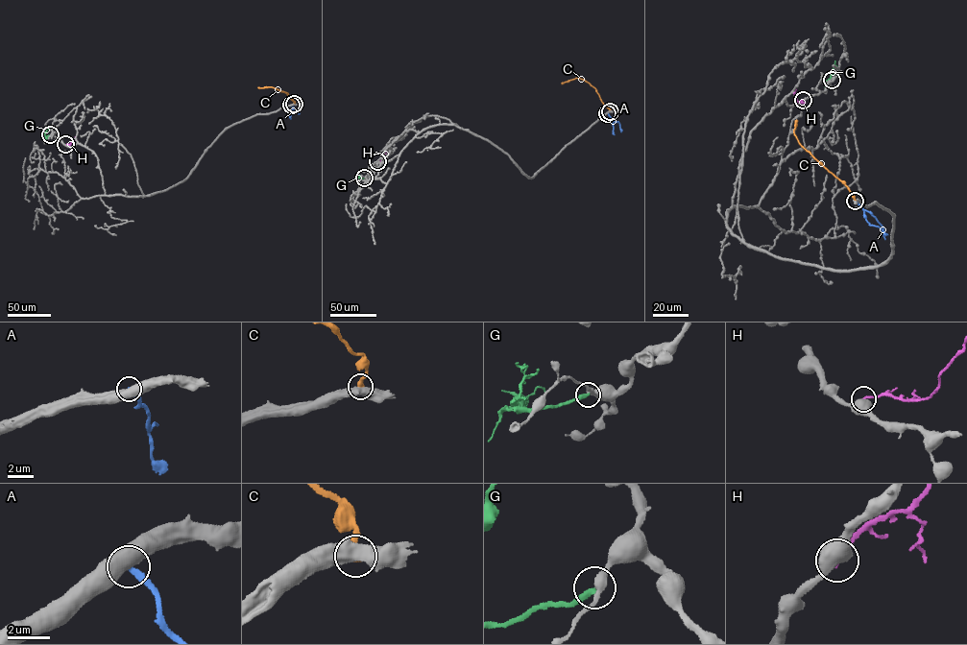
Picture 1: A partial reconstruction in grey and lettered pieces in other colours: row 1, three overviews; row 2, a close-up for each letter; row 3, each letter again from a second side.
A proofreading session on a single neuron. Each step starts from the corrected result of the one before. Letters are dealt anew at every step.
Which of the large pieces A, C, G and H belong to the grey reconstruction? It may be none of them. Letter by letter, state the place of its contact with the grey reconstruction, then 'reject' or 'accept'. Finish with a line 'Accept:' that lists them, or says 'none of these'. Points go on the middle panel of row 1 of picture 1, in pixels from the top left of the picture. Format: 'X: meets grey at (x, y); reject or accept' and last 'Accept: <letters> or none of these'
A: meets grey at (607, 113); reject
C: meets grey at (610, 111); reject
G: meets grey at (364, 178); reject
H: meets grey at (377, 161); reject
Accept: none of these

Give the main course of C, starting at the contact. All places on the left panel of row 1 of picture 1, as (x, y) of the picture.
C: (294, 104), (287, 93), (272, 87), (258, 87)

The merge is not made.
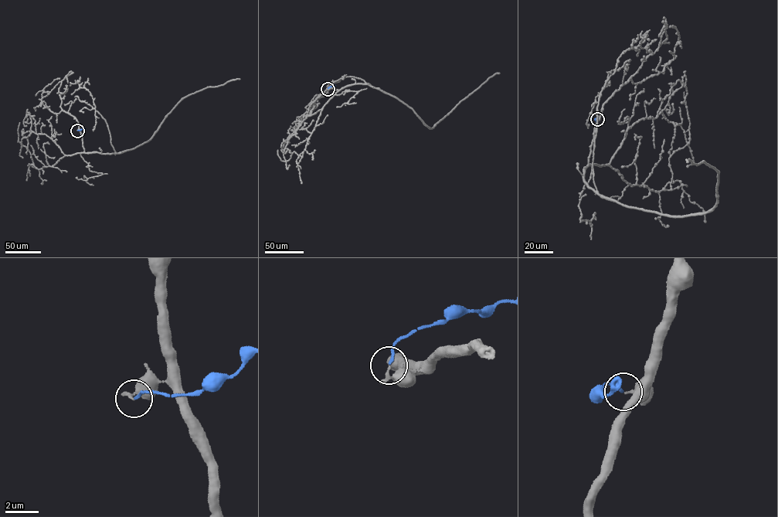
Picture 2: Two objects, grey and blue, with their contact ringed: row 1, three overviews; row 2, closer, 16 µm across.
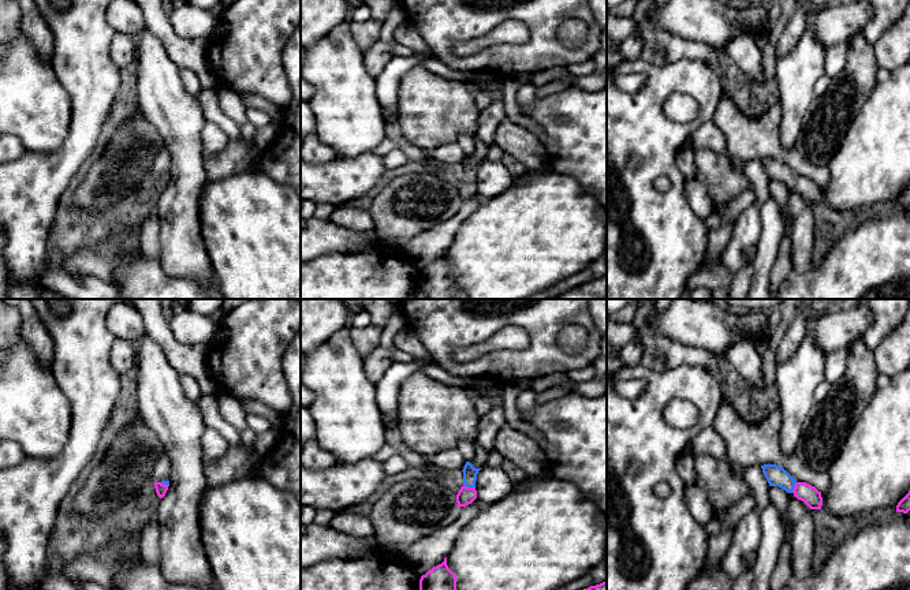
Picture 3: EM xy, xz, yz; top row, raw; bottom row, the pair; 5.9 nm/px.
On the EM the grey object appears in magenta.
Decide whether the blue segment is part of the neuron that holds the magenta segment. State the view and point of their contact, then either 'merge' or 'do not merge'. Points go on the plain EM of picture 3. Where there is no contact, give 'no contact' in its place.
meets magenta in xz at (469, 182); merge

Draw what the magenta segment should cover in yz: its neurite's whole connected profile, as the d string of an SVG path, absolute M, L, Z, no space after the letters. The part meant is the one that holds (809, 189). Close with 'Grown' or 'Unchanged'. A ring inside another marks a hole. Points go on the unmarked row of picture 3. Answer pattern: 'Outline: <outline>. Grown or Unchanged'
Outline: M776 158L761 160L769 180L779 180L787 187L792 187L803 195L810 203L821 203L823 191L814 180L806 176L797 176L783 161Z. Grown

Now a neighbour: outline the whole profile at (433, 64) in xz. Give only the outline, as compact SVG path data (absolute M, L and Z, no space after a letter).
M437 59L425 60L425 61L422 61L422 64L428 70L433 71L435 74L437 74L443 78L448 78L448 79L454 79L454 81L460 81L463 83L469 83L477 92L485 90L485 87L491 83L501 83L506 78L506 74L501 74L501 72L481 71L480 72L481 79L474 81L469 75L466 75L463 71L455 71L455 70L450 68L448 66L445 66L443 61L437 60Z

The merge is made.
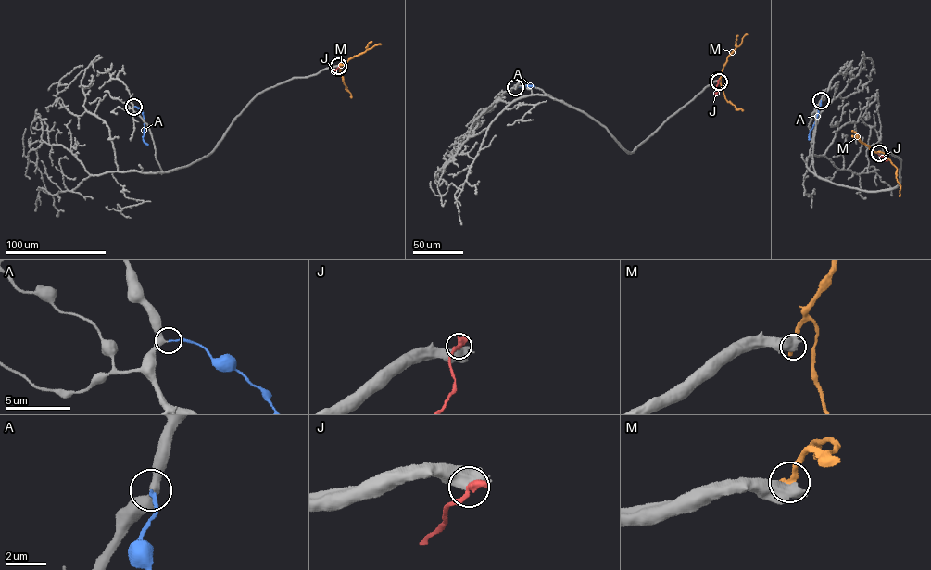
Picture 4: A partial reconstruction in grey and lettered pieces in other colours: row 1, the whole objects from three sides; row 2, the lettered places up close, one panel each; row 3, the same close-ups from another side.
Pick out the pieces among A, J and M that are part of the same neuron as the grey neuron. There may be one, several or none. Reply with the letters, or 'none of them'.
A

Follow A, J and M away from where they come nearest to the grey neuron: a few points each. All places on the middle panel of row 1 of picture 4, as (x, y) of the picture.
A: (515, 87), (534, 86)
J: (718, 81), (716, 94)
M: (719, 82), (728, 56), (748, 34)

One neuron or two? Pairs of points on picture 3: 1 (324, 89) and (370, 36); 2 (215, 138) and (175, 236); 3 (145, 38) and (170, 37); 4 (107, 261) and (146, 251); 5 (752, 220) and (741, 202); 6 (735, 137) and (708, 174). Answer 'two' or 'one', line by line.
1: two
2: two
3: two
4: two
5: two
6: two

